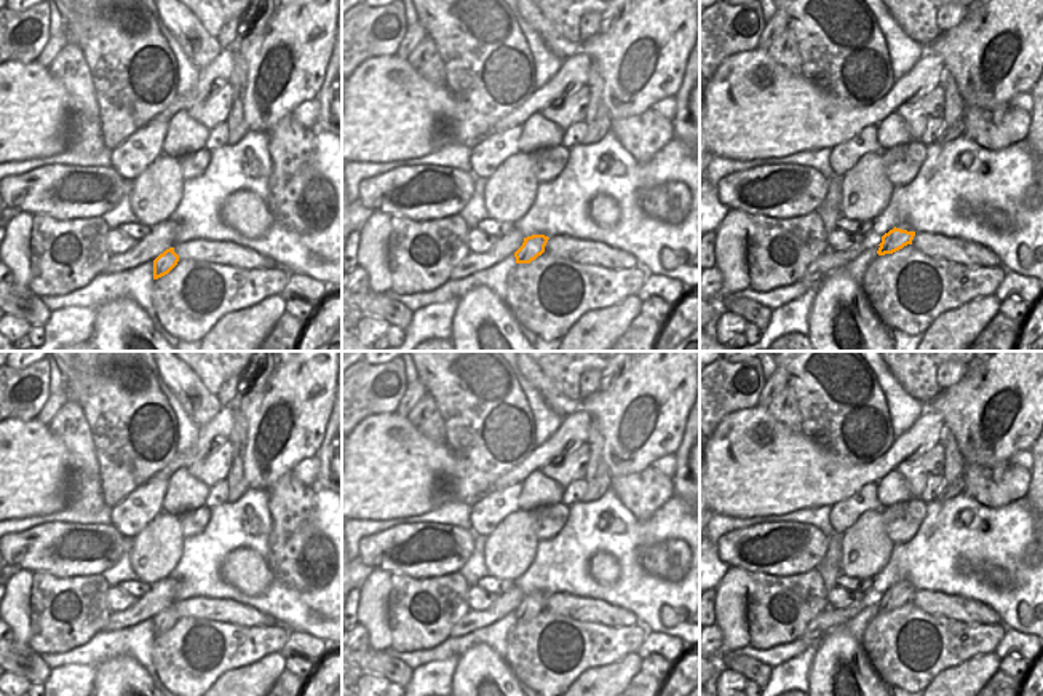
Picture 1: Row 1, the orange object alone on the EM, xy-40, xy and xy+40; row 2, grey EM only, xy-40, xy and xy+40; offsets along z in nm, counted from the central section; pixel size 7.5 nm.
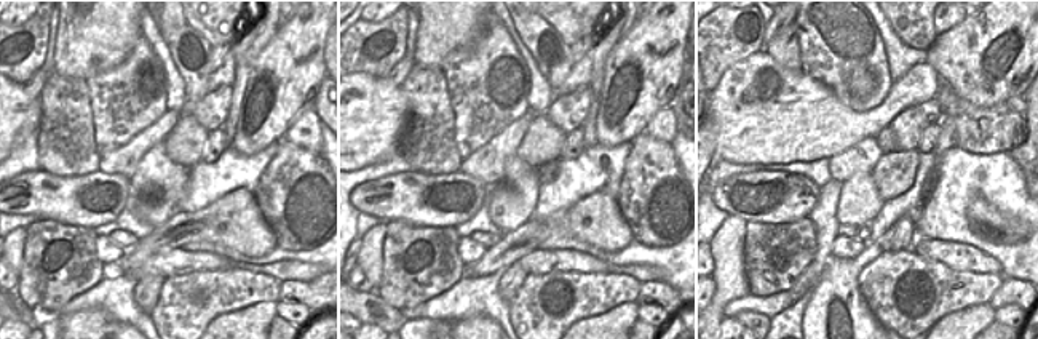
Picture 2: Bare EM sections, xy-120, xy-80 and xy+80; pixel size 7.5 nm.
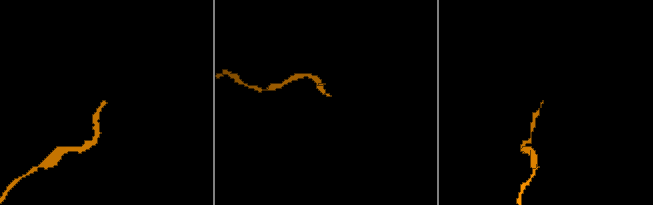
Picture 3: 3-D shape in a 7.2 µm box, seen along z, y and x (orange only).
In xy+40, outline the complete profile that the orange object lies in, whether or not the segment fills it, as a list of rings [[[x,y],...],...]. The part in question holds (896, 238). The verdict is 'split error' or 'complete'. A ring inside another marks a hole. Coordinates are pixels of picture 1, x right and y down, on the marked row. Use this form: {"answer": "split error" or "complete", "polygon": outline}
{"answer": "complete", "polygon": [[[893,228],[888,233],[882,236],[882,243],[878,244],[878,255],[893,254],[899,249],[902,249],[907,244],[912,244],[912,239],[915,236],[915,231],[907,231],[901,228]]]}

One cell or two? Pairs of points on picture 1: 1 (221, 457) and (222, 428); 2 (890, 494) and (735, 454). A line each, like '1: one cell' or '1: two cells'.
1: two cells
2: two cells

